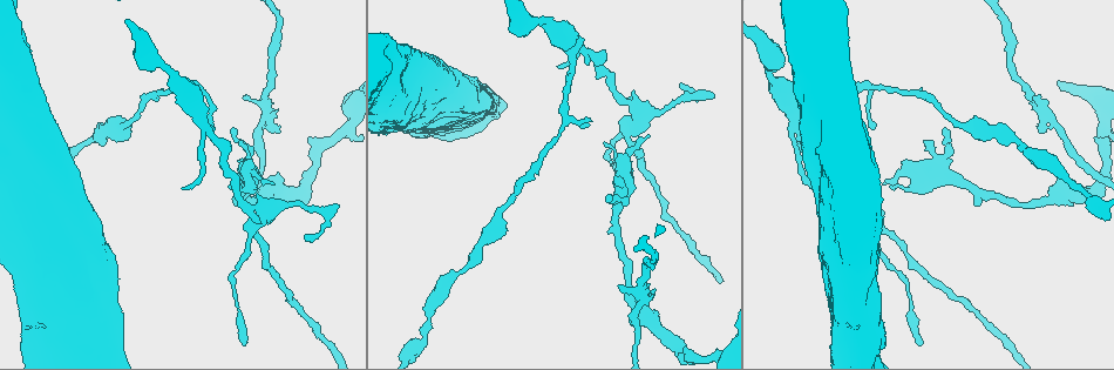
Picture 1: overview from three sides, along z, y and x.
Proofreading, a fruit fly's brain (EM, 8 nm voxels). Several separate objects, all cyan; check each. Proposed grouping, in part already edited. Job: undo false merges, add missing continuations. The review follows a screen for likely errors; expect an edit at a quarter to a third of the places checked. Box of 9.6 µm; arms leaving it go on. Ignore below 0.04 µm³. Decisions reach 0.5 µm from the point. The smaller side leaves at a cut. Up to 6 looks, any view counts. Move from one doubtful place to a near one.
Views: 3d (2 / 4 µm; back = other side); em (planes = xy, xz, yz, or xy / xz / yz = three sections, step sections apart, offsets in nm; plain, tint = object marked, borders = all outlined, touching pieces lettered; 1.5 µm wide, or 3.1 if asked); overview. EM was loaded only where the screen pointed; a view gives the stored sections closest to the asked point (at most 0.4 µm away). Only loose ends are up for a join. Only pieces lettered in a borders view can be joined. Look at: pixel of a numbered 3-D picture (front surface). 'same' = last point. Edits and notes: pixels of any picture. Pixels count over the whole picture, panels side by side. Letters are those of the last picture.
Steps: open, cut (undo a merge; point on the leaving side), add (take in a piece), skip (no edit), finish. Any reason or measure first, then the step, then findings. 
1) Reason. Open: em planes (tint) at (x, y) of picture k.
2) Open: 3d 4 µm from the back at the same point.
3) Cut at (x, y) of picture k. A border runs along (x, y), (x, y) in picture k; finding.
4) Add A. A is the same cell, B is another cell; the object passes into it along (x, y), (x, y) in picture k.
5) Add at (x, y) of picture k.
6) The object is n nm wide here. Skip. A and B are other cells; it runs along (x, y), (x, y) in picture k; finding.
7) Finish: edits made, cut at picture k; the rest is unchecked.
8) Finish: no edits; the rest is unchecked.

Free end. Open: em planes (tint) at (239, 141) of picture 1.

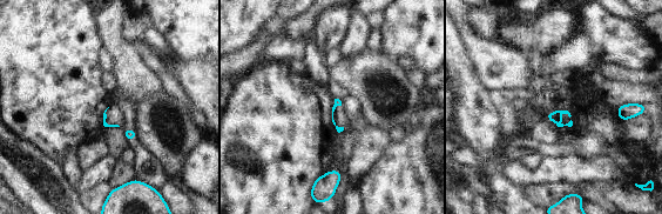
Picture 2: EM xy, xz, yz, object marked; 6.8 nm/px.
Open: em planes (borders) at the same point.

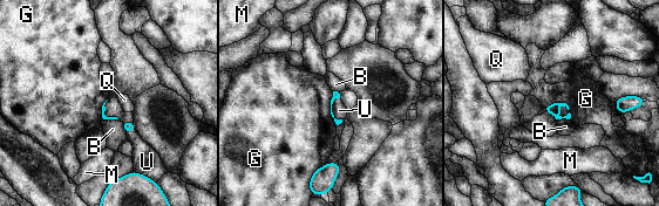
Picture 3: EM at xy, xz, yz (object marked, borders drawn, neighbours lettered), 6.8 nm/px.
Skip. B, G, M, Q and U are other cells; a border runs along (339, 97), (332, 104), (337, 119) in picture 3; no lettered piece goes on from it.

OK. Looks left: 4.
Free end. Open: em yz step 4 (borders) at (277, 129) of picture 1.

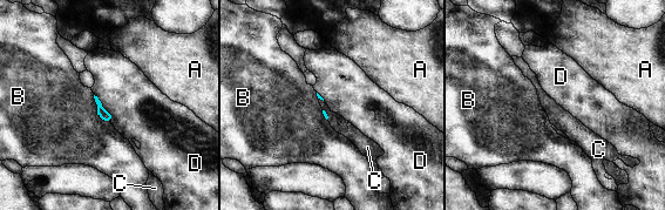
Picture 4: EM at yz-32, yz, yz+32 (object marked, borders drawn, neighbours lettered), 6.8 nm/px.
Skip. A, B, C and D are other cells; a border runs along (94, 94), (113, 116), (112, 122) in picture 4; no lettered piece goes on from it.

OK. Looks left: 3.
Thin end. Open: 3d 4 µm at (182, 187) of picture 1.

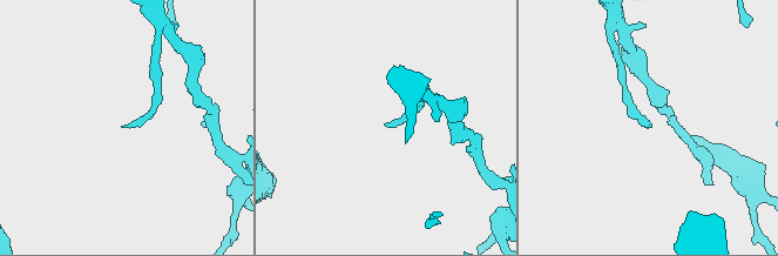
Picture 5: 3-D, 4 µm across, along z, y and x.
Shape alone is not enough. Open: em yz step 8 (borders) at (650, 126) of picture 5.

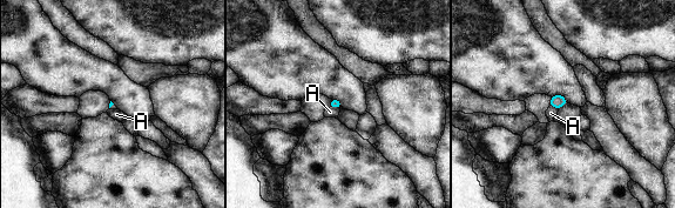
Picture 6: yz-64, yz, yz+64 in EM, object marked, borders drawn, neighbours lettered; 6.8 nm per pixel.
Cut it another way. Open: em planes (borders) at the same point.

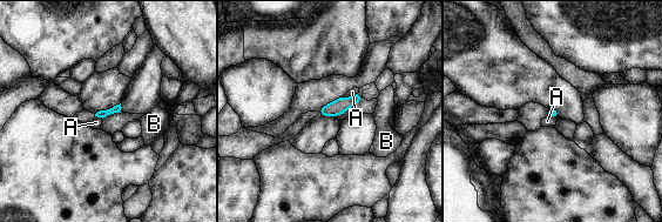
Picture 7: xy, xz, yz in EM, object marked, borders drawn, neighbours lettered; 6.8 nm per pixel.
Skip. A and B are other cells; a border runs along (546, 116), (554, 116), (556, 119) in picture 7; no lettered piece goes on from it.

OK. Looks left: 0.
Finish: no edits; the rest is unchecked.

